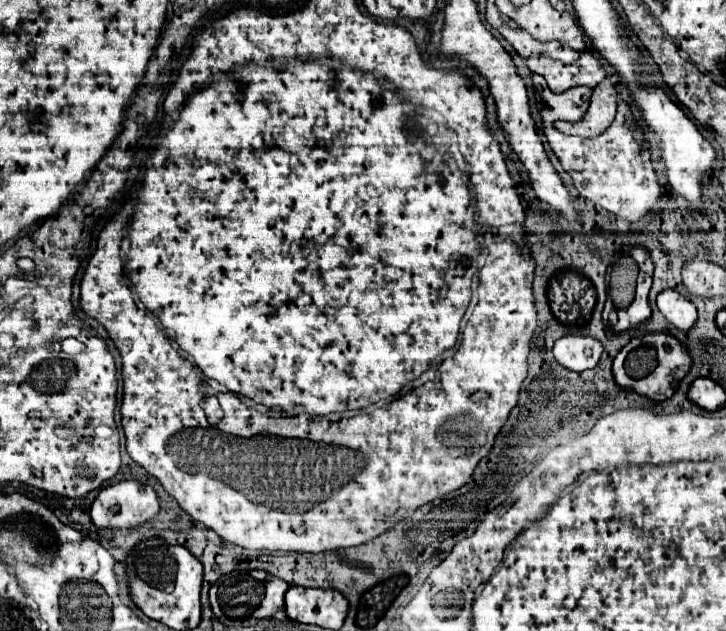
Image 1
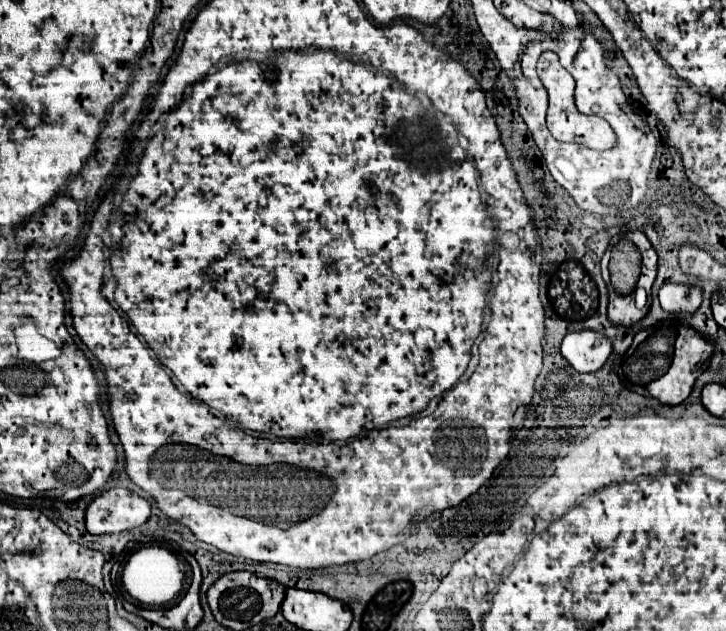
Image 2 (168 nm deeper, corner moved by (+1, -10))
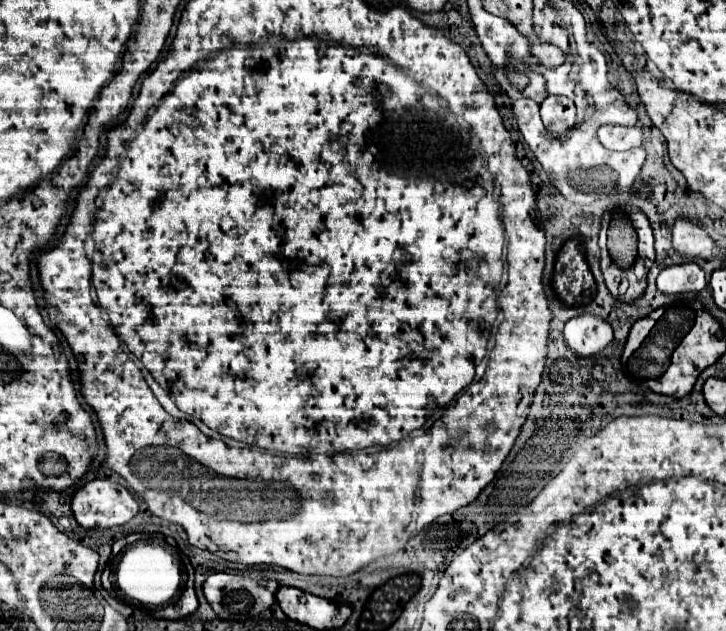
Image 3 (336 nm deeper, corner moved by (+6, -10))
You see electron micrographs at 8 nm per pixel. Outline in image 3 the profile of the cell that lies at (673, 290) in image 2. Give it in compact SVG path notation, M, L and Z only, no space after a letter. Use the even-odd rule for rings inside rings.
M684 263L664 269L658 275L658 291L664 295L678 295L678 293L700 293L706 287L704 271L696 263Z

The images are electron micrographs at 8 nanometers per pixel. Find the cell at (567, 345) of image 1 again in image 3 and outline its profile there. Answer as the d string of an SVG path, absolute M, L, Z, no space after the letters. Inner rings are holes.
M578 315L566 323L564 341L574 355L592 357L612 341L612 327L596 315Z

